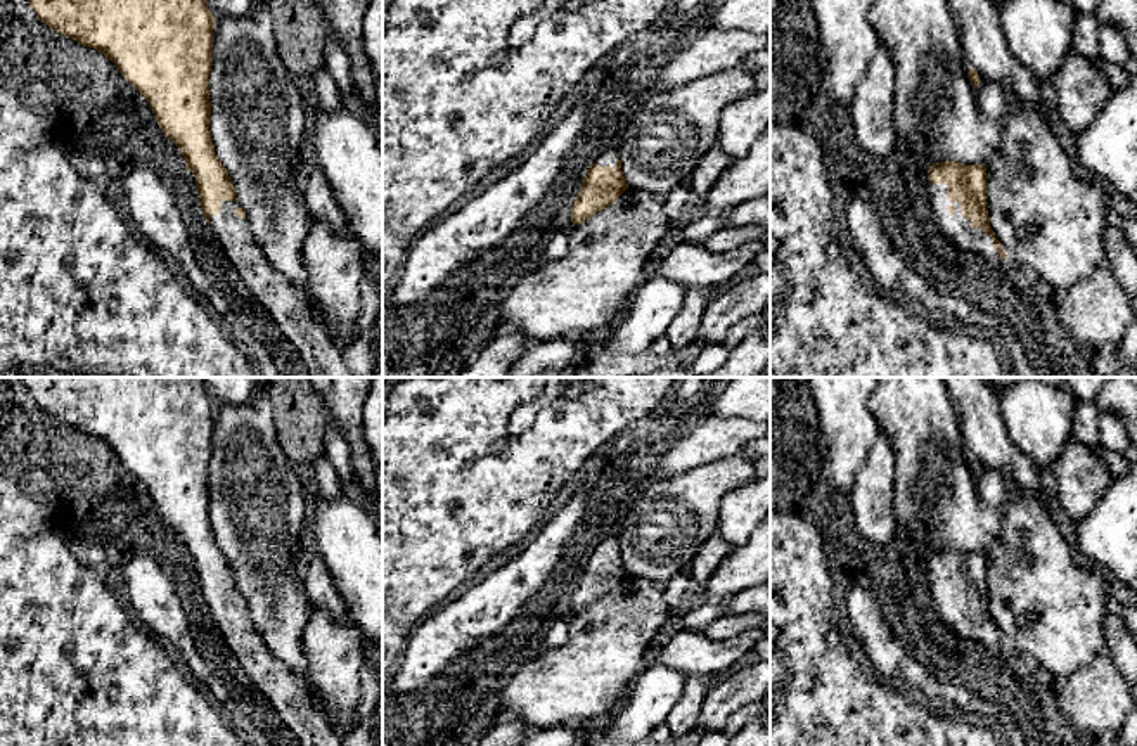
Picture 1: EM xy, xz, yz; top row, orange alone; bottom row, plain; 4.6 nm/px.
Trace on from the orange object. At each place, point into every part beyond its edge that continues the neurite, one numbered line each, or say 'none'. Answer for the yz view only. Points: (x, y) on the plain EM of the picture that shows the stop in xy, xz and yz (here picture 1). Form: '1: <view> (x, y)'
1: yz (956, 617)

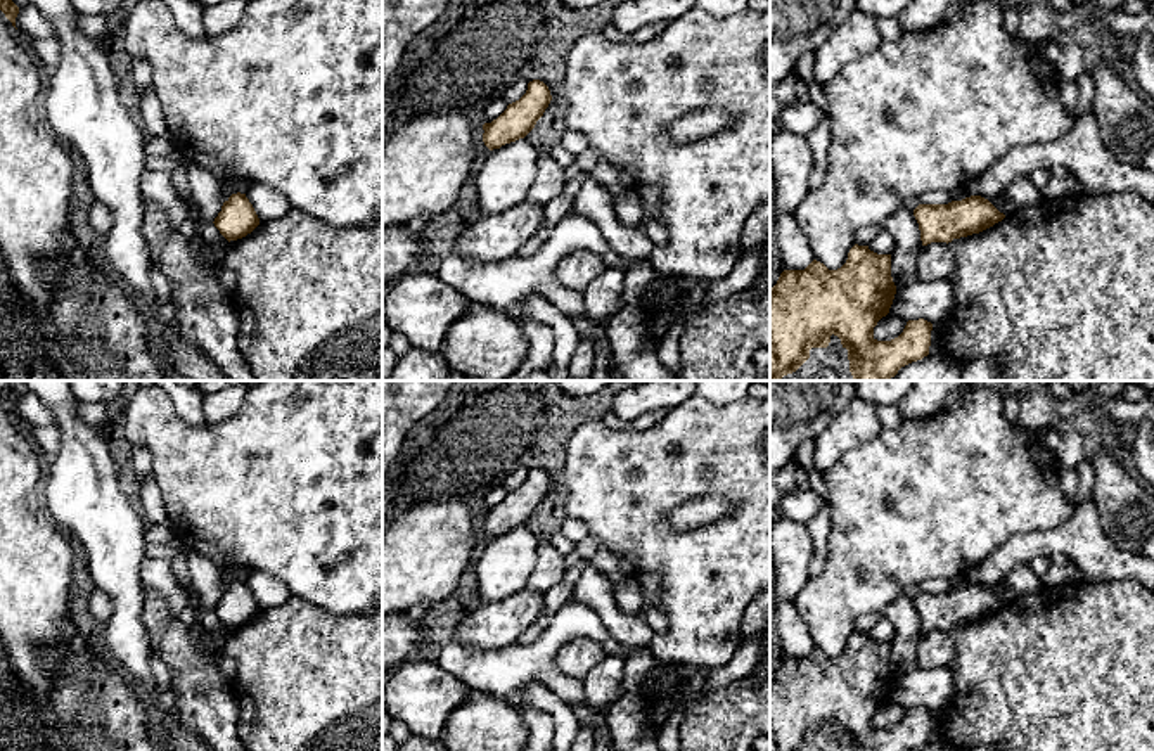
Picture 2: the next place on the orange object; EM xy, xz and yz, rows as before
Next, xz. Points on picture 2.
none

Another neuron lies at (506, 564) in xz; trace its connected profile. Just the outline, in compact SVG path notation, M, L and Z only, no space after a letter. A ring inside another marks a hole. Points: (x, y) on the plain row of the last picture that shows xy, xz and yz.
M526 526L490 538L474 562L481 602L498 602L526 588L536 566L538 545Z

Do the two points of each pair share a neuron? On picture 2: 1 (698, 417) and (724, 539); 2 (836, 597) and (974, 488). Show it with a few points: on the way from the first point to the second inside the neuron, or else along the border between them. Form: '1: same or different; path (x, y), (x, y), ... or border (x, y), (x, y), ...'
1: same; path (718, 447), (746, 474), (746, 509)
2: same; path (871, 577), (940, 507)

